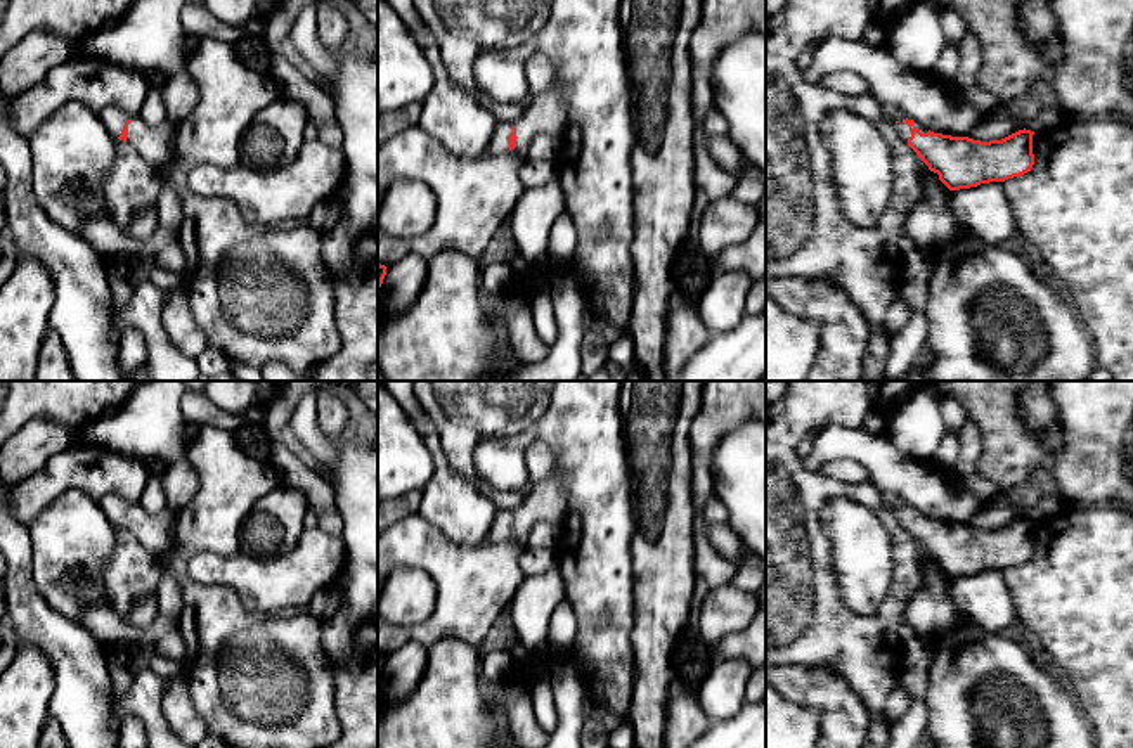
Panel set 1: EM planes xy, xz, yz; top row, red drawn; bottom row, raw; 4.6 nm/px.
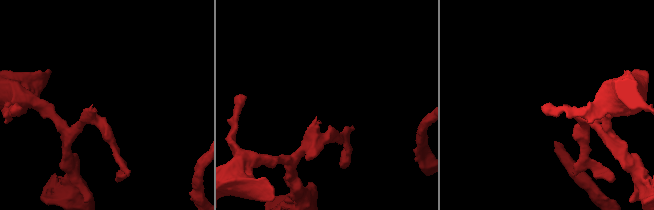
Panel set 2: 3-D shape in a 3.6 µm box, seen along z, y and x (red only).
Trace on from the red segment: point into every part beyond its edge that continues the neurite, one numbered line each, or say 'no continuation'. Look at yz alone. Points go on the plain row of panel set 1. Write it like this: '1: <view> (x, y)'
1: yz (901, 515)

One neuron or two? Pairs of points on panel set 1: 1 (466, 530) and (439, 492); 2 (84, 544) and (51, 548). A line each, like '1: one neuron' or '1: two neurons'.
1: one neuron
2: one neuron

